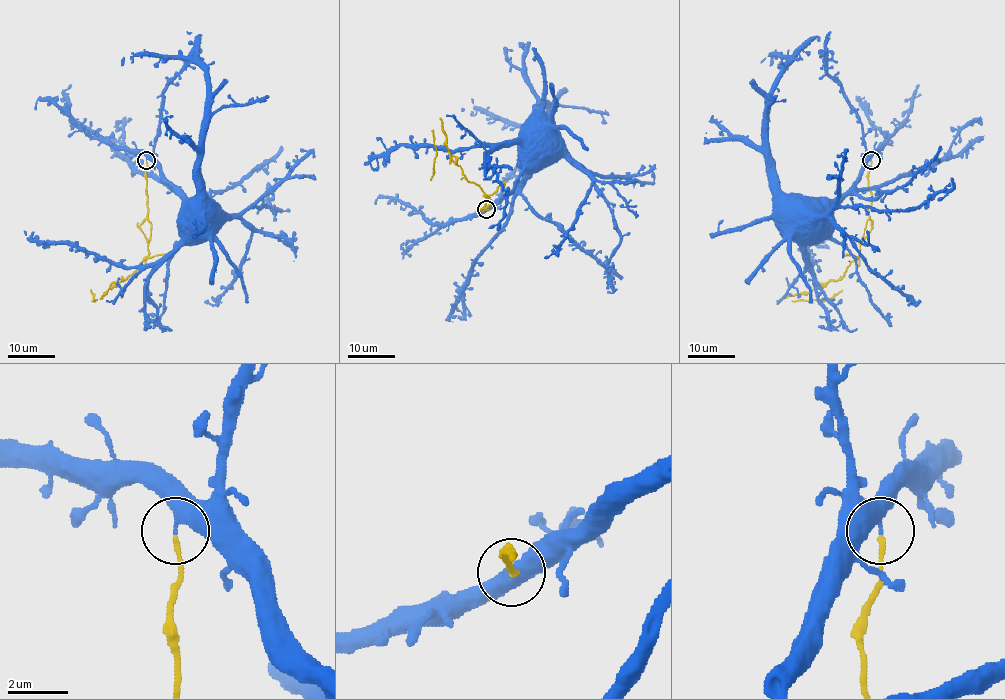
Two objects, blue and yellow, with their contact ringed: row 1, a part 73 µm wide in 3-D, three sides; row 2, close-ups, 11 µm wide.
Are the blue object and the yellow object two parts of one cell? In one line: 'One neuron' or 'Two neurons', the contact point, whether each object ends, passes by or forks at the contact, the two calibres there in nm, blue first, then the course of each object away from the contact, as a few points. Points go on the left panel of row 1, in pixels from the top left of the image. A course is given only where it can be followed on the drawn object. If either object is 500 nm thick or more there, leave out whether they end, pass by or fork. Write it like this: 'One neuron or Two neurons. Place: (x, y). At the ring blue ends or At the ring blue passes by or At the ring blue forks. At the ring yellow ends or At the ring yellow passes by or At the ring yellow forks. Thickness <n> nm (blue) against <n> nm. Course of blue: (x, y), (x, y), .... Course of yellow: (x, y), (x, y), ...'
Two neurons. Place: (146, 160). Thickness 500 nm (blue) against 140 nm. Course of blue: (146, 160), (149, 159), (187, 199), (187, 210), (193, 217), (199, 209). Course of yellow: (146, 160), (147, 218), (151, 224), (149, 254), (125, 279), (94, 300), (90, 290)

